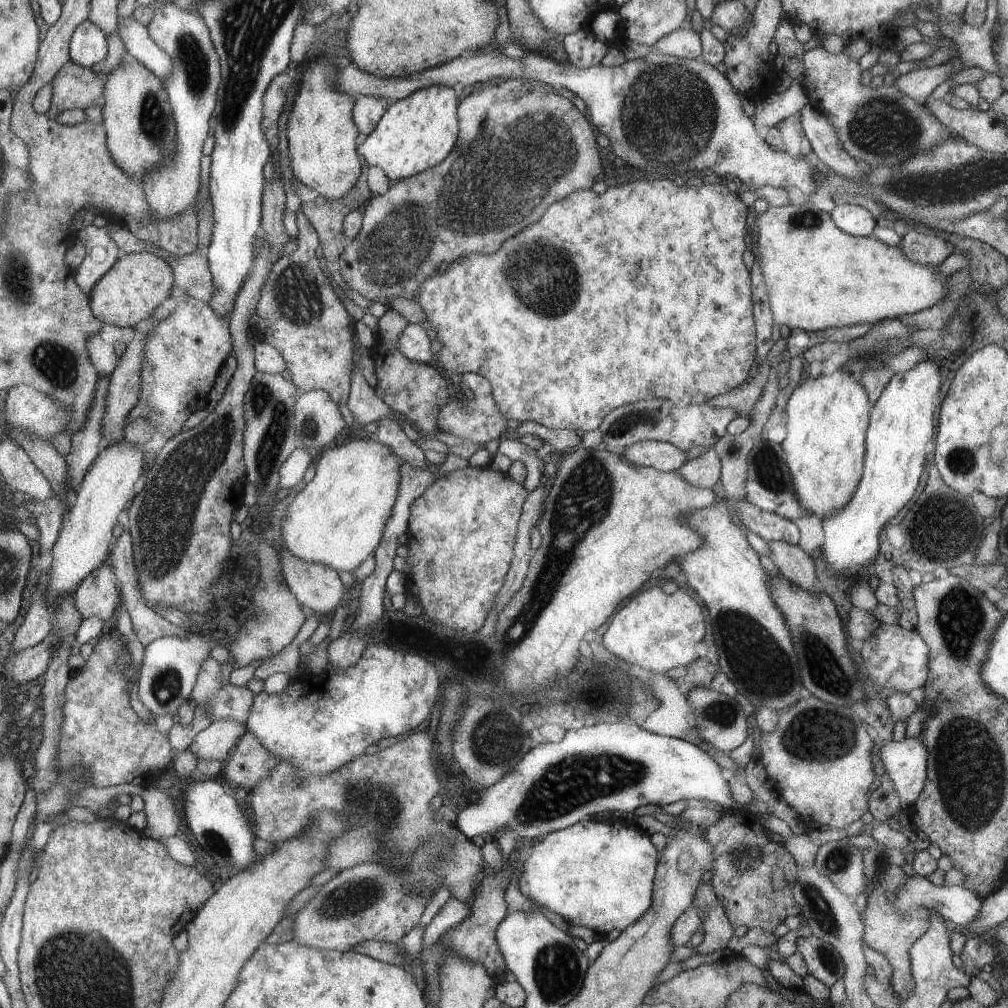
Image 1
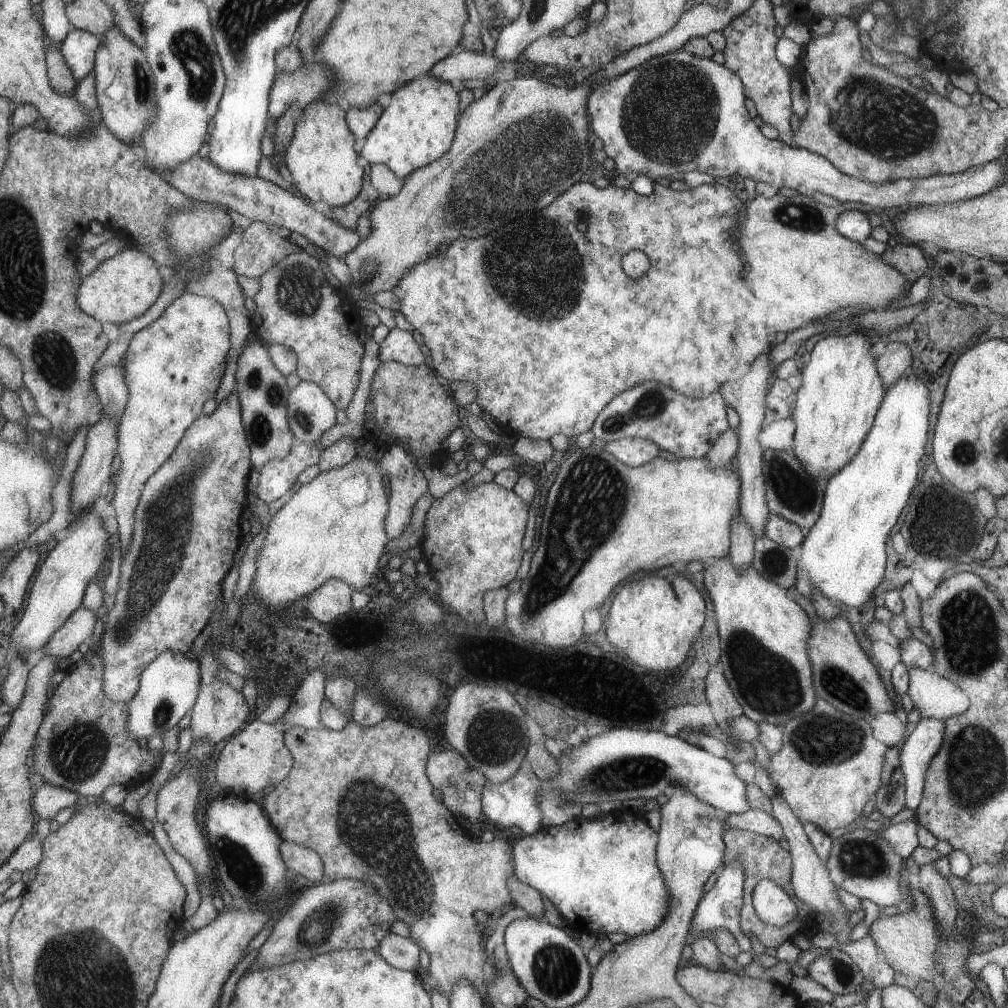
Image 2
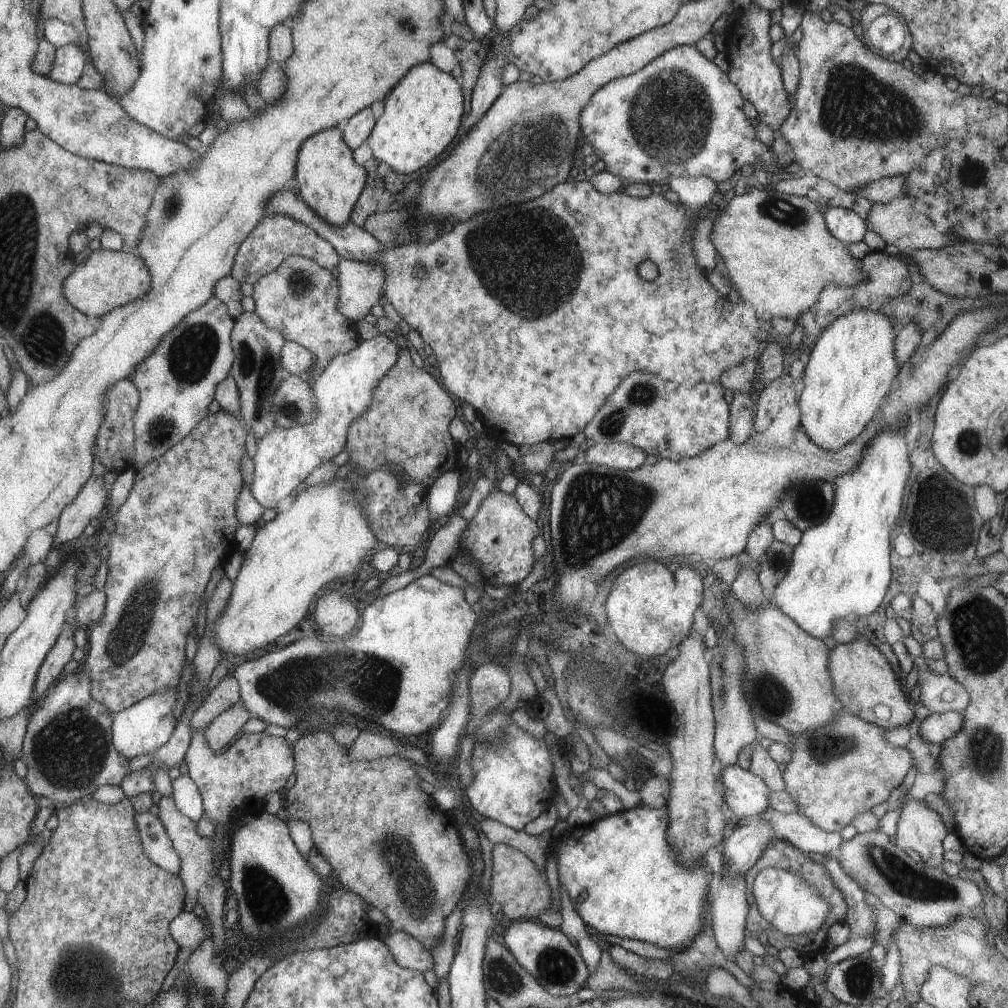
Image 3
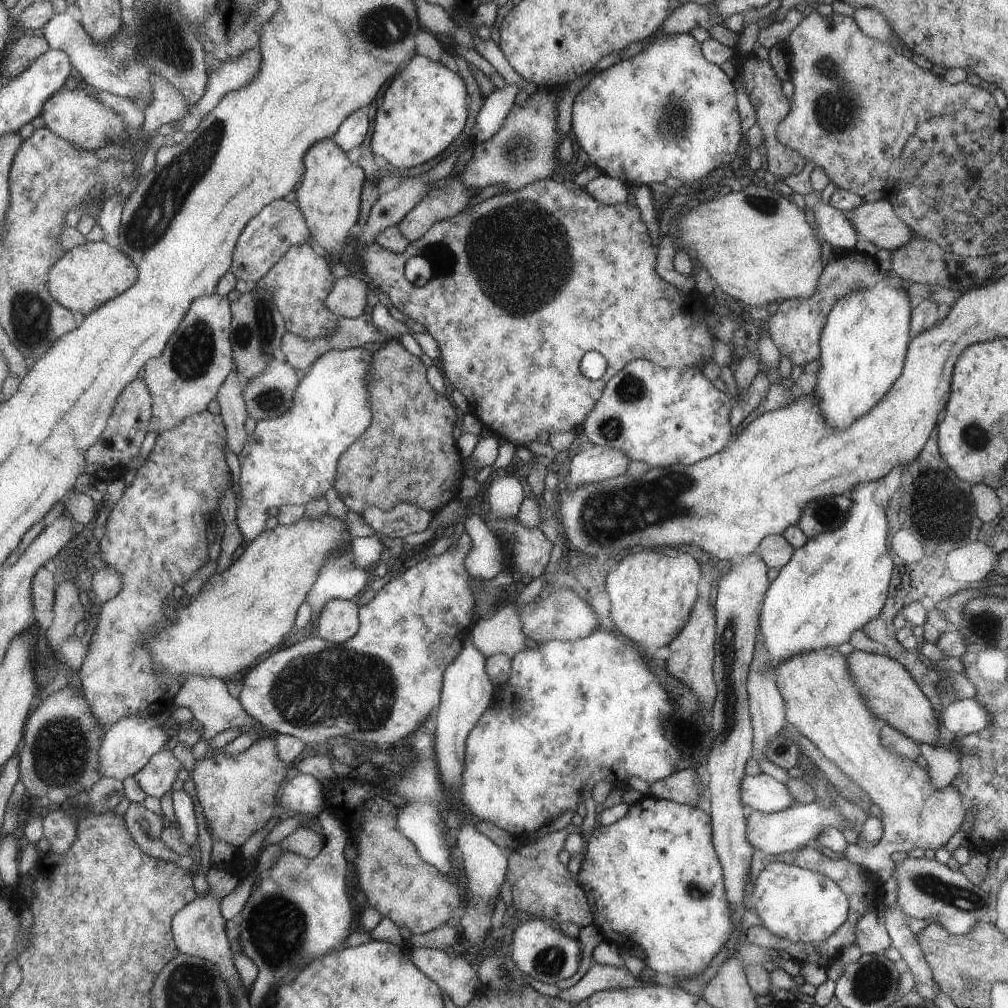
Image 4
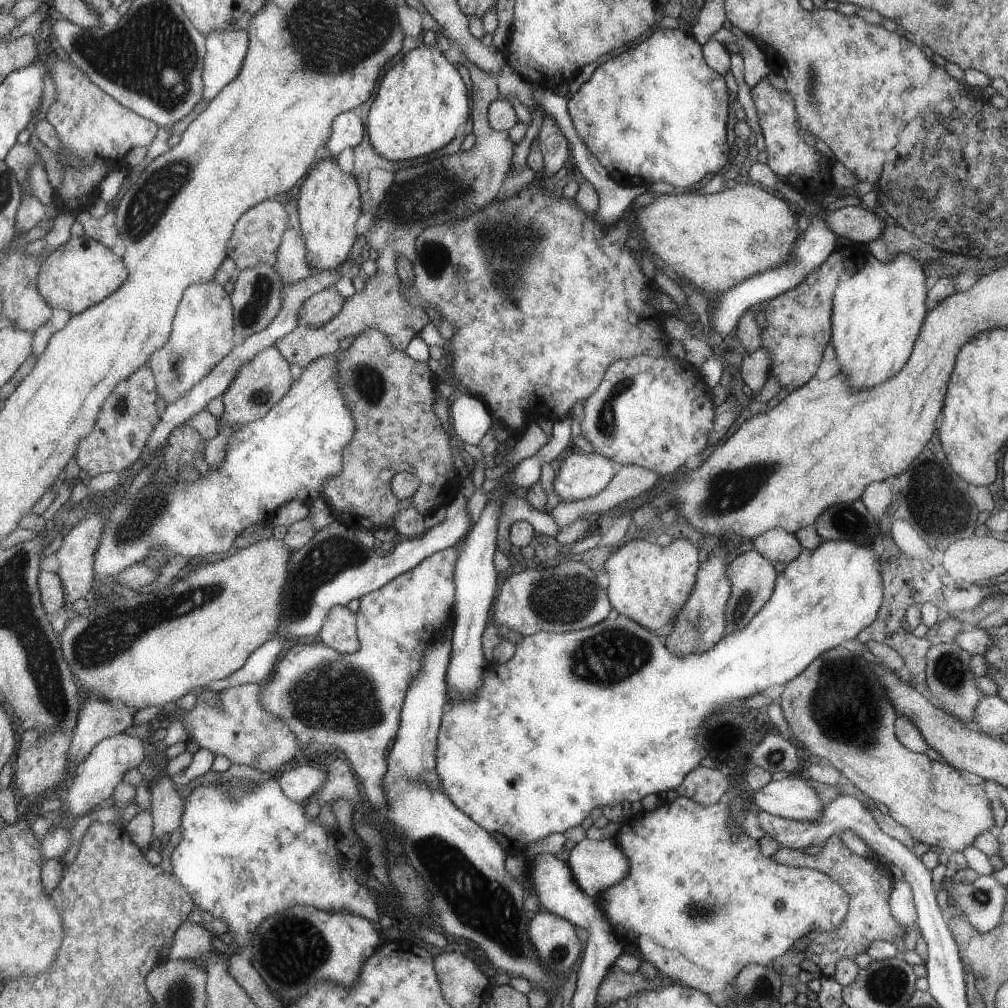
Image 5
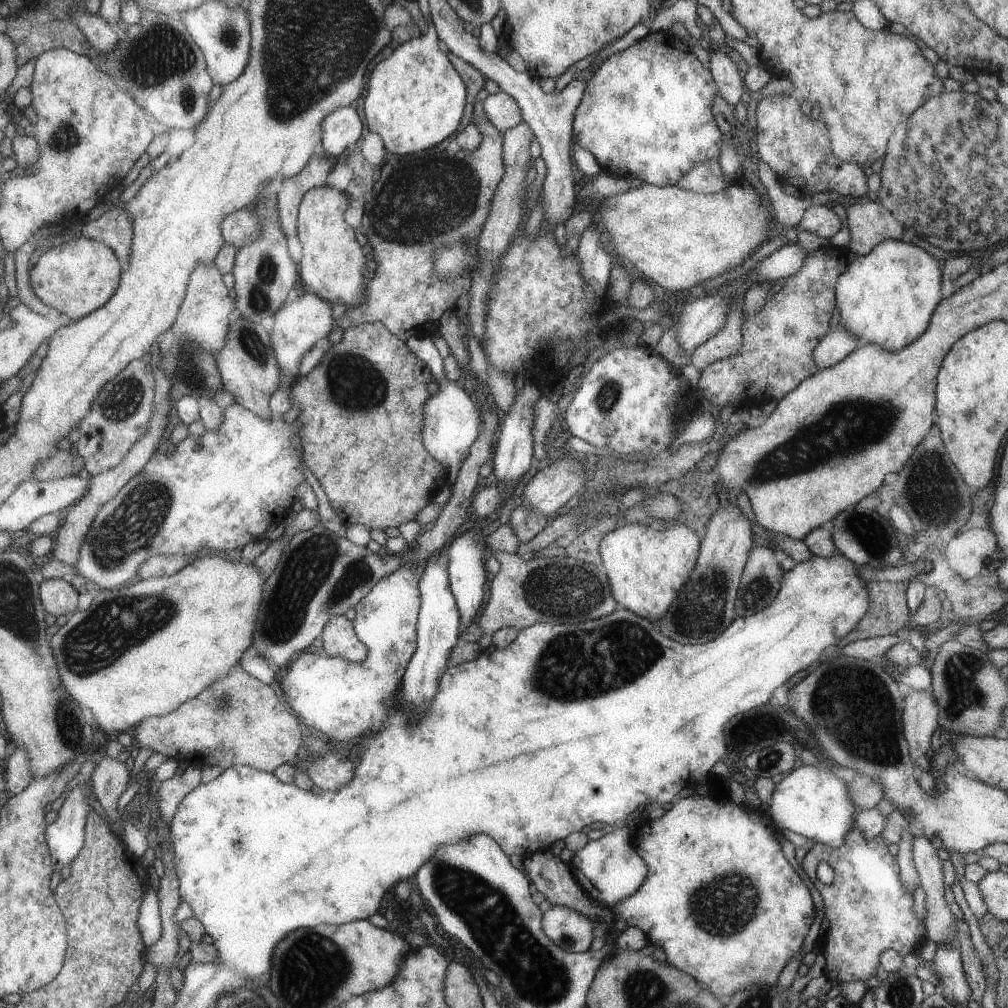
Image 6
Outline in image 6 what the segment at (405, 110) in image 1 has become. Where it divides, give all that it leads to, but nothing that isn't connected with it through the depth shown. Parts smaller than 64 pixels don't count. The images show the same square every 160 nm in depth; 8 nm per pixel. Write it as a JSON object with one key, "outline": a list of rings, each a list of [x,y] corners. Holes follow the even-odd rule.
{"outline":[[[435,29],[406,40],[369,74],[363,116],[368,129],[382,138],[386,152],[398,158],[439,144],[453,134],[465,106],[465,86],[449,59],[437,46]]]}

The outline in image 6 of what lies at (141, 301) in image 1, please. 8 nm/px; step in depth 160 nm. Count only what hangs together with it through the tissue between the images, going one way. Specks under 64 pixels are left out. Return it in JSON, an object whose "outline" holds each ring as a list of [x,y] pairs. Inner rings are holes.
{"outline":[[[81,236],[41,255],[31,272],[31,284],[36,296],[45,305],[66,314],[73,321],[78,321],[111,300],[120,288],[123,272],[121,264],[112,247]]]}

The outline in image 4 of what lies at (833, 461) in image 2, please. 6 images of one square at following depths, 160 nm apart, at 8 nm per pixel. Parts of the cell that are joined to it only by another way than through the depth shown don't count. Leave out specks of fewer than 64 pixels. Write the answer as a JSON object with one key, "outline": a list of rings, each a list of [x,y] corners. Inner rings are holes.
{"outline":[[[886,273],[872,289],[859,289],[841,297],[829,313],[827,324],[820,334],[820,356],[817,358],[819,367],[811,395],[816,399],[816,406],[824,423],[835,431],[847,429],[858,420],[858,417],[867,413],[903,372],[910,340],[908,332],[912,306],[900,282],[900,279],[891,278],[889,273]]]}

